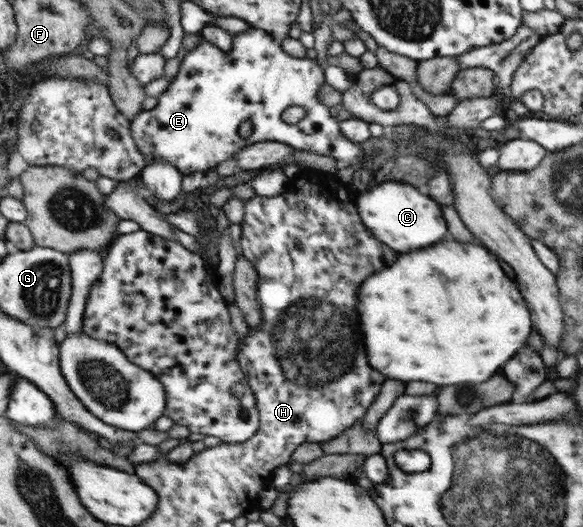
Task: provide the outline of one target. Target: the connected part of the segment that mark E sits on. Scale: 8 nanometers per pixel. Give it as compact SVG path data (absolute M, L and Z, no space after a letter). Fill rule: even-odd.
M248 26L248 28L247 31L233 36L234 46L229 53L224 52L224 50L218 48L215 44L203 39L199 46L183 57L180 72L175 76L174 80L171 81L167 89L157 98L159 101L156 106L153 109L142 111L131 121L132 134L135 137L136 144L139 145L140 152L142 152L146 158L146 165L152 165L152 163L164 159L164 161L168 161L168 163L172 163L172 165L178 168L184 176L186 176L186 174L194 174L194 172L204 173L207 170L214 169L222 162L235 159L236 156L239 155L239 152L243 151L243 148L246 148L248 145L254 143L276 142L287 144L292 149L304 155L306 152L311 152L316 154L316 156L330 156L330 158L334 158L339 164L353 166L355 168L361 167L358 165L358 163L362 163L362 149L360 149L359 143L353 143L344 135L340 136L338 124L332 120L328 108L326 108L326 105L322 106L320 100L316 100L316 92L319 92L319 88L322 87L320 84L325 82L325 78L322 78L322 70L316 66L314 59L288 56L287 53L283 51L282 46L280 46L276 40L273 40L272 36L268 35L267 32L260 29L254 29L252 26ZM294 104L304 109L304 116L296 122L296 124L286 124L286 122L280 120L280 112ZM246 120L250 120L251 133L247 138L242 138L242 136L240 136L240 126L242 126Z

